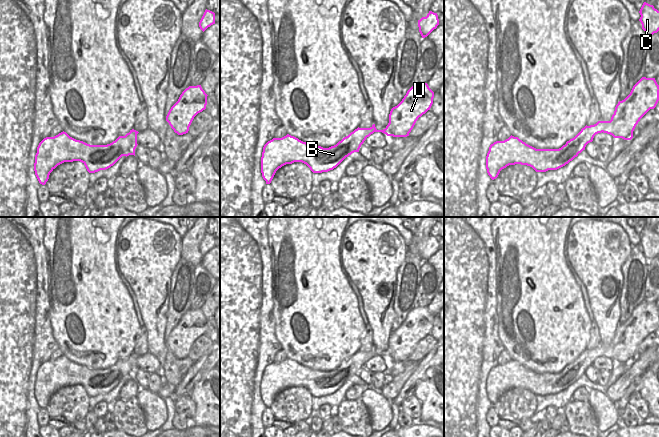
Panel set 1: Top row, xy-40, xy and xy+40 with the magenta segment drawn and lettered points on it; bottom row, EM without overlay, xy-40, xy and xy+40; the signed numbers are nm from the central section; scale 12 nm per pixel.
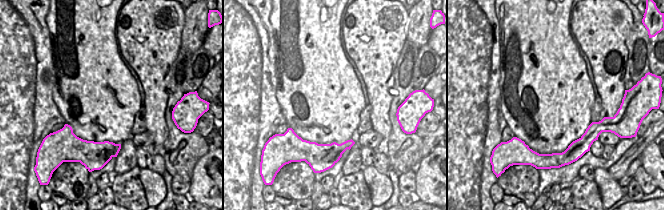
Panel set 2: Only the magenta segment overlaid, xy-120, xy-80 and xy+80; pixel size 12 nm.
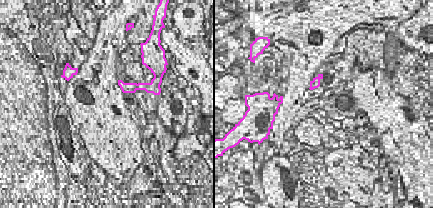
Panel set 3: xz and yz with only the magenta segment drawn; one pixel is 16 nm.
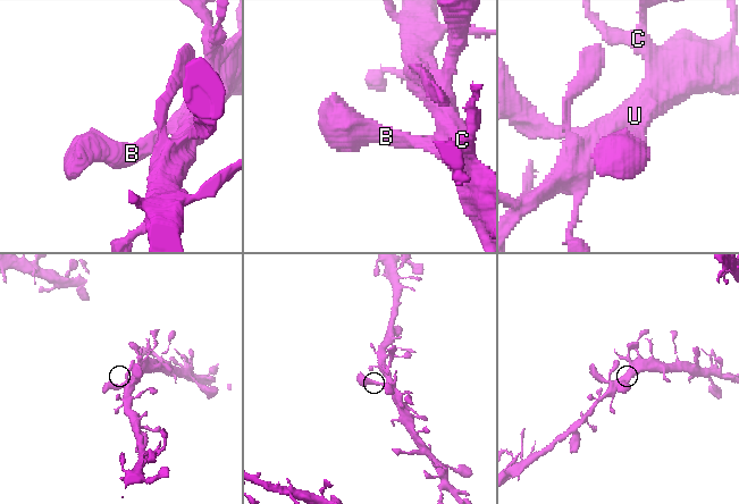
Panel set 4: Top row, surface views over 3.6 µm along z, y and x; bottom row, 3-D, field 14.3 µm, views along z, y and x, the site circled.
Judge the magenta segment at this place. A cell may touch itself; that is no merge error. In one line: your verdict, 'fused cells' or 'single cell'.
single cell

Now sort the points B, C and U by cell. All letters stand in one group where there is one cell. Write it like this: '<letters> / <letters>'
B C U

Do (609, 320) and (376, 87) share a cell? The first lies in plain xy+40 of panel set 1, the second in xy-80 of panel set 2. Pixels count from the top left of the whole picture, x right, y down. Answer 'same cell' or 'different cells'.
same cell

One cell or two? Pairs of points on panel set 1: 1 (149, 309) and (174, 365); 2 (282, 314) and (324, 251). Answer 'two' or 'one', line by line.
1: two
2: one

